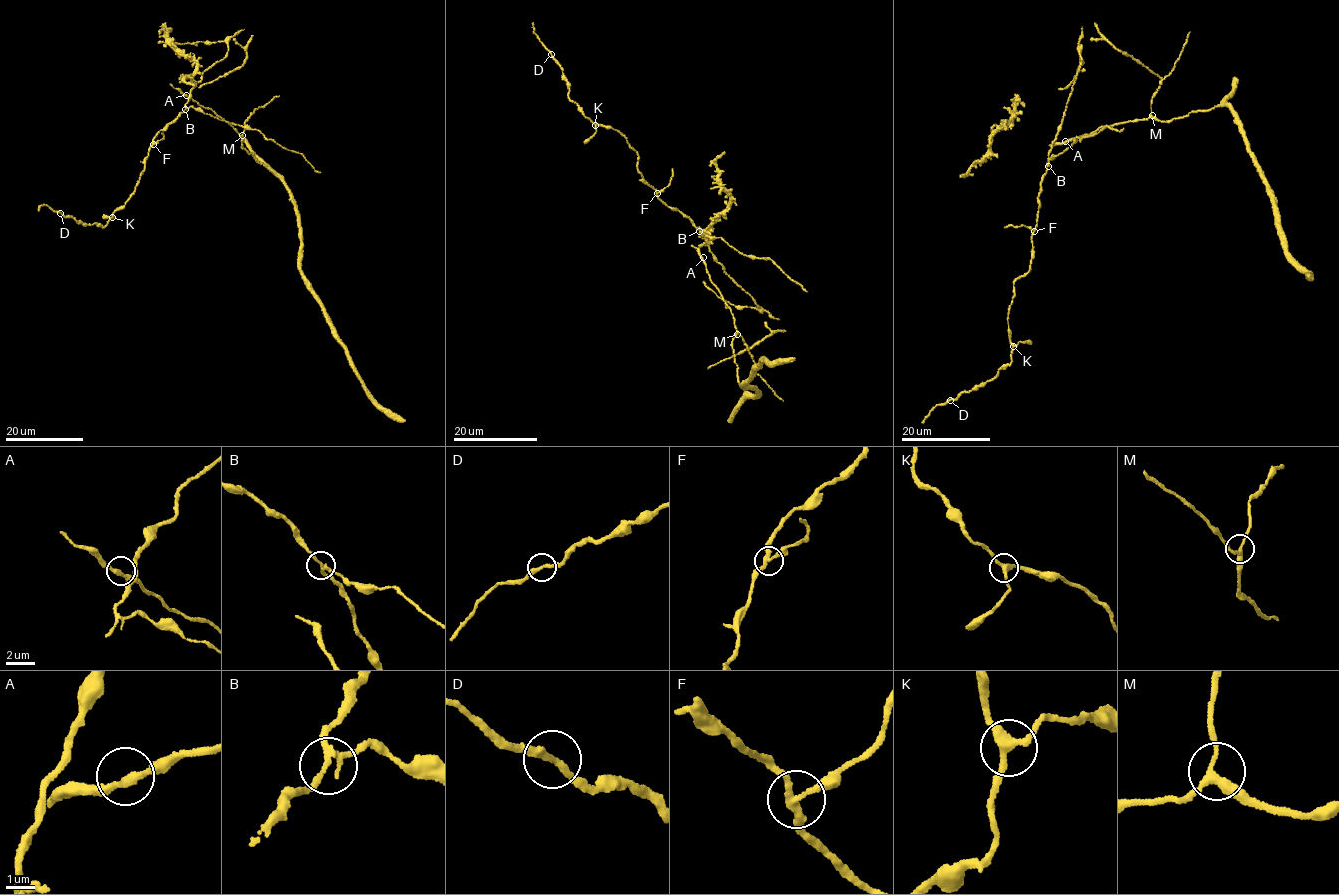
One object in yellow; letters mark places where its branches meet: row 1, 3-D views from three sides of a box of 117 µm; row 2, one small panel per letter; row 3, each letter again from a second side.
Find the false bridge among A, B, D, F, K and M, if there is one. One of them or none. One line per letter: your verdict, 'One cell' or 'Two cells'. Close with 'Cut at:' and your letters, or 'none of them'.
A: One cell
B: One cell
D: One cell
F: Two cells
K: One cell
M: One cell
Cut at: F

